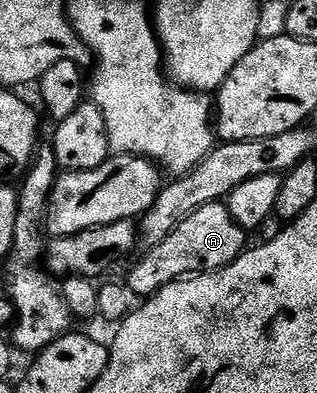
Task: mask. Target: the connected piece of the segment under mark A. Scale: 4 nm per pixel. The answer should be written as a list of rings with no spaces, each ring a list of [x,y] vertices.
[[[225,203],[200,206],[200,210],[184,218],[184,222],[180,222],[180,226],[176,226],[176,230],[172,230],[172,234],[168,234],[168,238],[160,242],[160,246],[145,253],[146,257],[130,272],[129,291],[135,297],[149,298],[164,286],[191,274],[216,272],[220,268],[226,268],[242,255],[247,247],[246,239],[247,233],[235,223]]]

